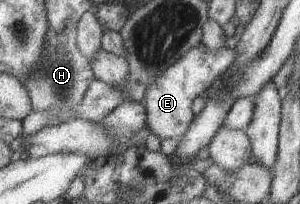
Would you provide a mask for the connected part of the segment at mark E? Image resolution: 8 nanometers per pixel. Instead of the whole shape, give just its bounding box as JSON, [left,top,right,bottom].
[142,42,237,139]

